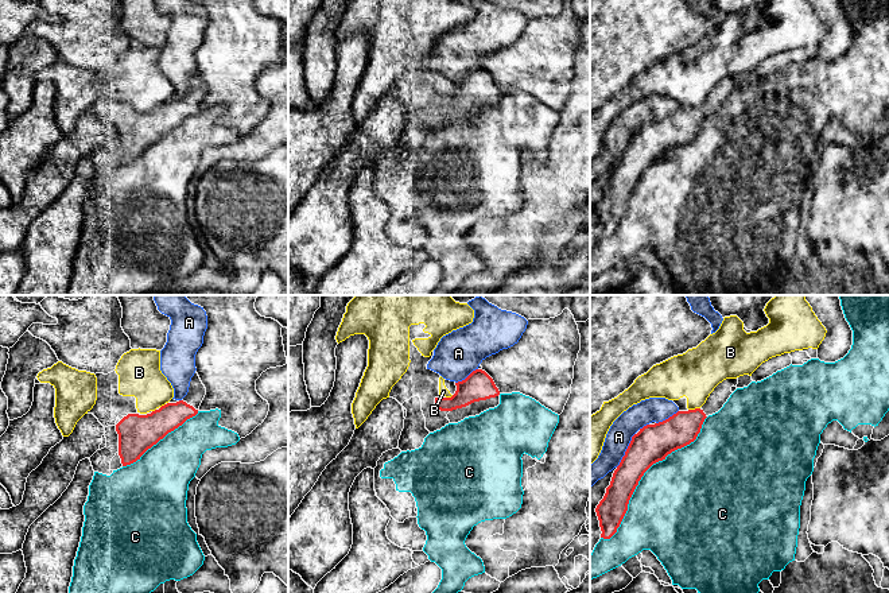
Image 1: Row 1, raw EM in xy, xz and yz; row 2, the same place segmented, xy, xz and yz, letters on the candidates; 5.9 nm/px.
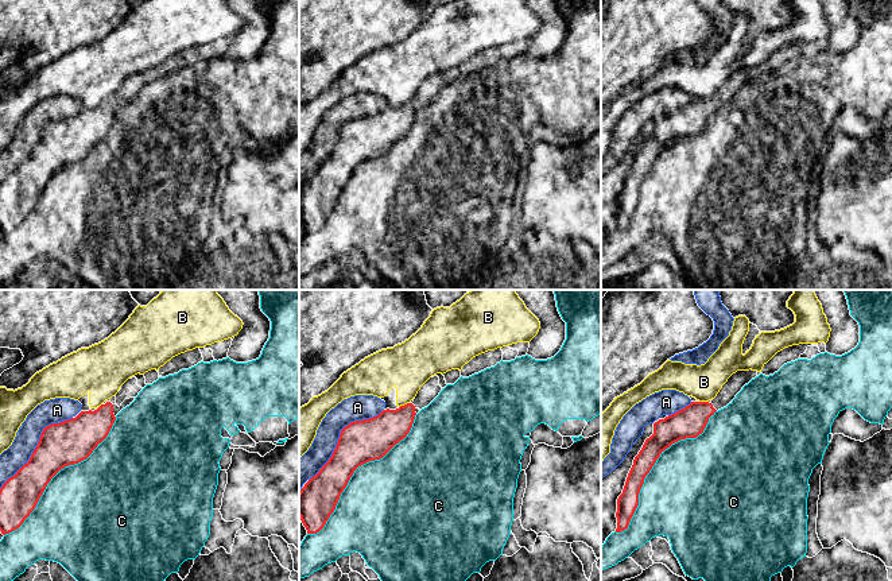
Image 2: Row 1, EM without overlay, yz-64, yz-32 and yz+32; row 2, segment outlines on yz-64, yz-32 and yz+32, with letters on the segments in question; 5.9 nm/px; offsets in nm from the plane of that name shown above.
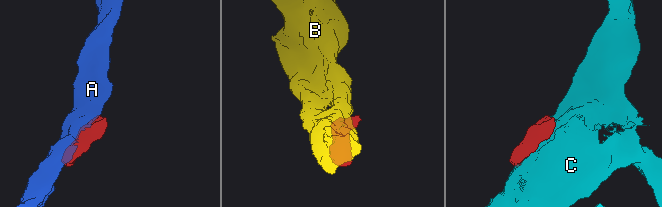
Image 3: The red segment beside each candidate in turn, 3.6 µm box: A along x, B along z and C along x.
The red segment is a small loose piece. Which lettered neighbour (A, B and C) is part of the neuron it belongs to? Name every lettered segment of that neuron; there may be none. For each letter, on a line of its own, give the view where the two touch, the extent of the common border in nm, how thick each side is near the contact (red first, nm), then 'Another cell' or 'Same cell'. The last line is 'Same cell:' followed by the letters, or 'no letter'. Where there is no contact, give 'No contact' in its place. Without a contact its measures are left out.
A: Touches red in yz. Shared border 240 nm. Thickness 220 nm (red) against 150 nm. Another cell
B: Touches red in yz. Shared border 70 nm. Thickness 200 nm (red) against 280 nm. Another cell
C: Touches red in yz. Shared border 950 nm. Thickness 220 nm (red) against 500 nm. Another cell
Same cell: no letter

